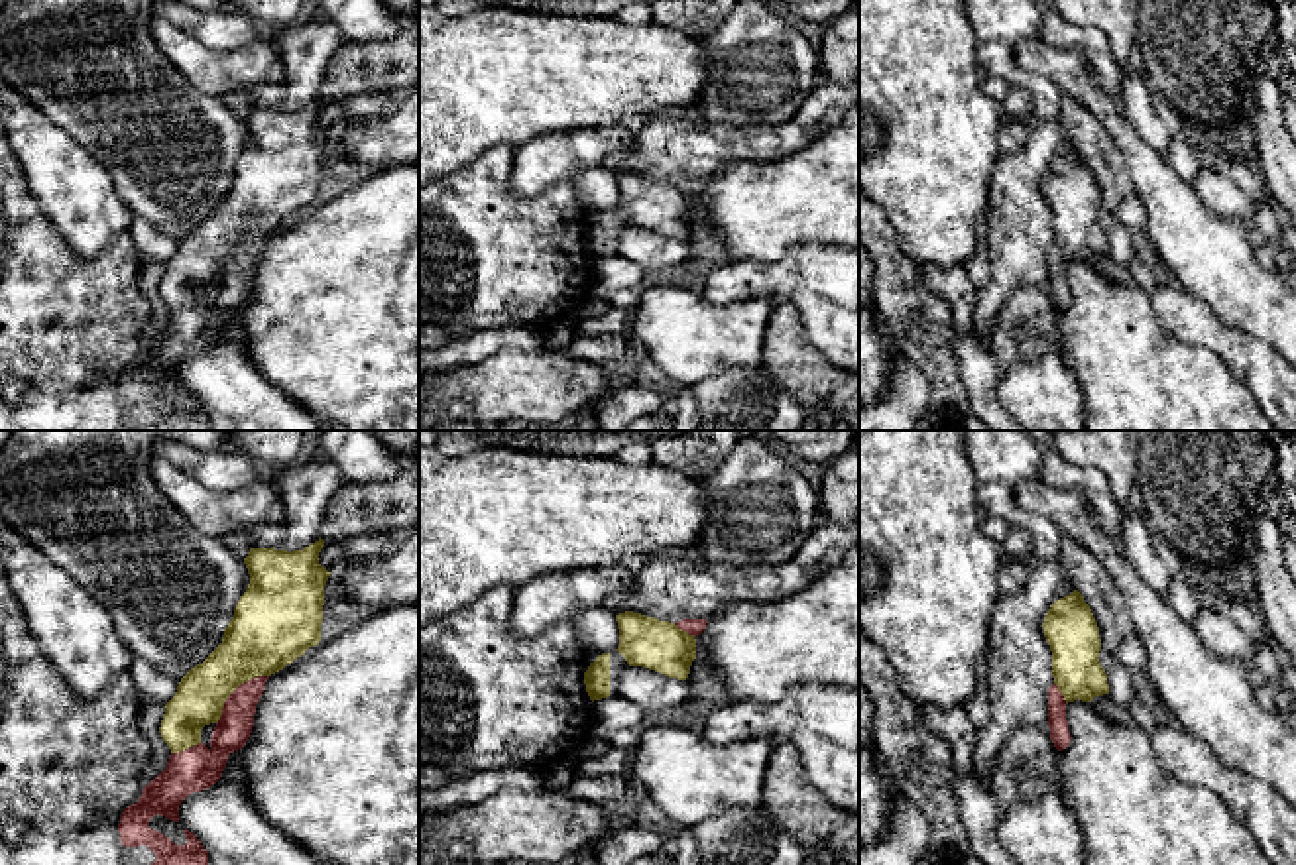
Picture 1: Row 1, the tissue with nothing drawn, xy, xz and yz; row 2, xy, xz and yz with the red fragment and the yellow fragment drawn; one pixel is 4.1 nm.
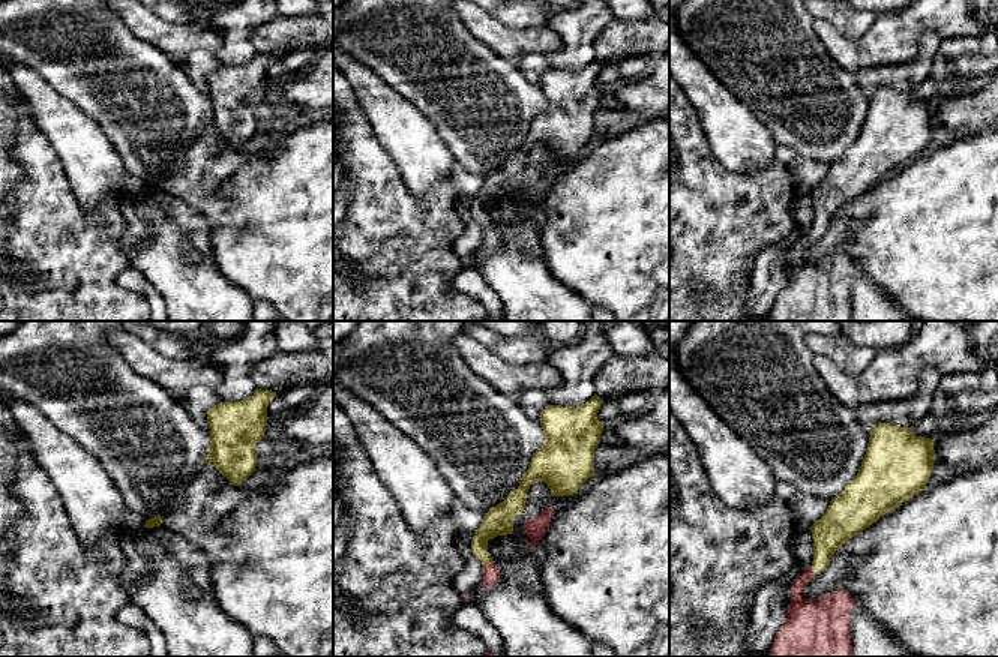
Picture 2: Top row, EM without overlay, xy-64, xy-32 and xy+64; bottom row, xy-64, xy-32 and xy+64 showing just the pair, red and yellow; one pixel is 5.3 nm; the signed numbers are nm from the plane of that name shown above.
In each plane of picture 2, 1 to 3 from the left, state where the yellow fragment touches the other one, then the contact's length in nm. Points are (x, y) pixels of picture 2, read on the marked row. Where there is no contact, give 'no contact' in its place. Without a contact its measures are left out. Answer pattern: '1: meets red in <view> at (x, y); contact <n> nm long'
1: no contact
2: meets red in xy-32 at (488, 564); contact 60 nm long
3: meets red in xy+64 at (812, 570); contact 60 nm long

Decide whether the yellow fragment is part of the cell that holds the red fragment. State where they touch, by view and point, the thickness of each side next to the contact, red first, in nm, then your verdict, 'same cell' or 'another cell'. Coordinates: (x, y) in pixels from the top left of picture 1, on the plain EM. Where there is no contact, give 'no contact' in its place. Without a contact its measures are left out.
meets red in xy at (235, 250); 140 nm thick on the red side, 300 nm on the other; same cell

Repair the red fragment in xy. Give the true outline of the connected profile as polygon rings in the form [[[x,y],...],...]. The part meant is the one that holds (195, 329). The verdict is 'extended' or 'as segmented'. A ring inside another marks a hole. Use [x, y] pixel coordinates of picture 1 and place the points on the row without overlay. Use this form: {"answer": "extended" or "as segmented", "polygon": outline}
{"answer": "extended", "polygon": [[[319,96],[303,110],[250,108],[244,118],[250,144],[236,163],[222,202],[181,238],[175,256],[165,263],[159,293],[171,309],[167,326],[144,346],[138,362],[124,368],[120,375],[122,405],[146,405],[157,417],[140,431],[208,431],[208,411],[193,391],[183,389],[187,403],[175,405],[153,389],[149,379],[161,374],[179,381],[181,362],[220,340],[228,315],[242,309],[252,293],[256,263],[269,236],[305,214],[309,206],[319,204],[324,145],[332,134],[319,124],[323,106],[324,100]]]}

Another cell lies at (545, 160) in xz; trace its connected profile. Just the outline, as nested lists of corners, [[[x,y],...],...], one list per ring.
[[[631,124],[553,132],[517,145],[511,189],[519,197],[537,197],[560,179],[602,167],[614,153],[635,151]]]

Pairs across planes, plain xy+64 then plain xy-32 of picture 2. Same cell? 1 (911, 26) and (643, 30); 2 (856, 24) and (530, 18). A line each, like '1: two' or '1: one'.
1: two
2: one

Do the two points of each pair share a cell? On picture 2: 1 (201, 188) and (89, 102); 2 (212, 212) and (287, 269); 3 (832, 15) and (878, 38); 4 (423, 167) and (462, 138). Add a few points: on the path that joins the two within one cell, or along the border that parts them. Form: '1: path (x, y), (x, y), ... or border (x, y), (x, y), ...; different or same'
1: path (173, 162), (117, 107); same
2: border (225, 183), (221, 195), (228, 210), (212, 227); different
3: border (878, 15), (857, 38), (847, 38), (832, 26); different
4: border (429, 119), (456, 161); different

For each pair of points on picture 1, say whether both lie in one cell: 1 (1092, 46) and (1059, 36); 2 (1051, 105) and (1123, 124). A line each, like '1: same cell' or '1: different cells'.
1: same cell
2: different cells

